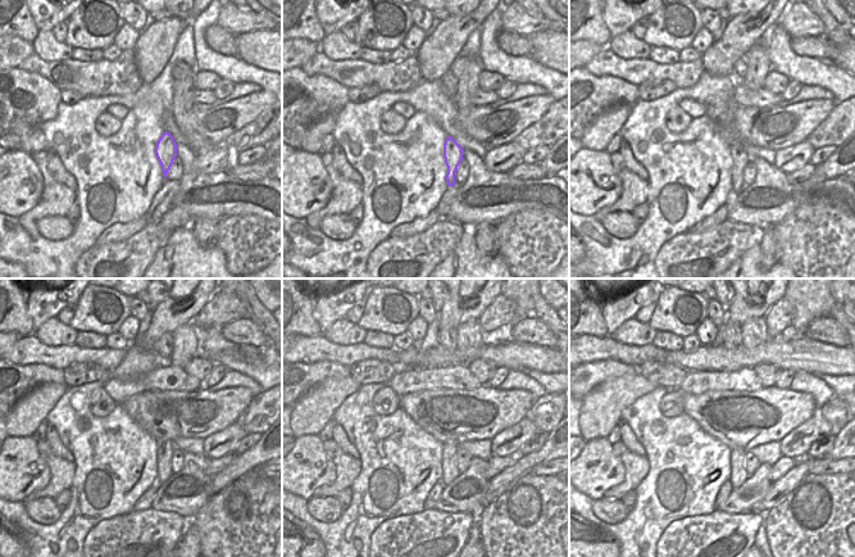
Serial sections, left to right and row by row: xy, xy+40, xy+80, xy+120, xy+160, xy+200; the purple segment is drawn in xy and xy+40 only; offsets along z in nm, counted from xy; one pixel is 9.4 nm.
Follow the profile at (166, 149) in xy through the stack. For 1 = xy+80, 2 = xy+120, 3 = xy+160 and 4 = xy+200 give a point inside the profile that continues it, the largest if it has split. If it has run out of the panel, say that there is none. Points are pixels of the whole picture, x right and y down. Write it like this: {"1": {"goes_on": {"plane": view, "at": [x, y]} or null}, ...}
{"1": {"goes_on": {"plane": "xy+80", "at": [740, 158]}}, "2": {"goes_on": {"plane": "xy+120", "at": [164, 447]}}, "3": {"goes_on": {"plane": "xy+160", "at": [450, 471]}}, "4": {"goes_on": {"plane": "xy+200", "at": [738, 475]}}}

